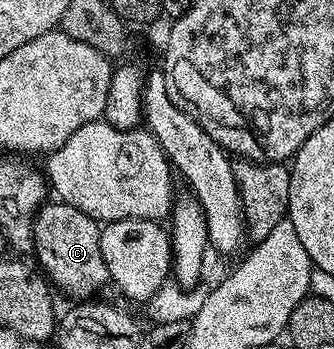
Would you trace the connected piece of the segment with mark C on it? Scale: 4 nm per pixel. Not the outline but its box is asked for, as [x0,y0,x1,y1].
[33,199,111,299]

